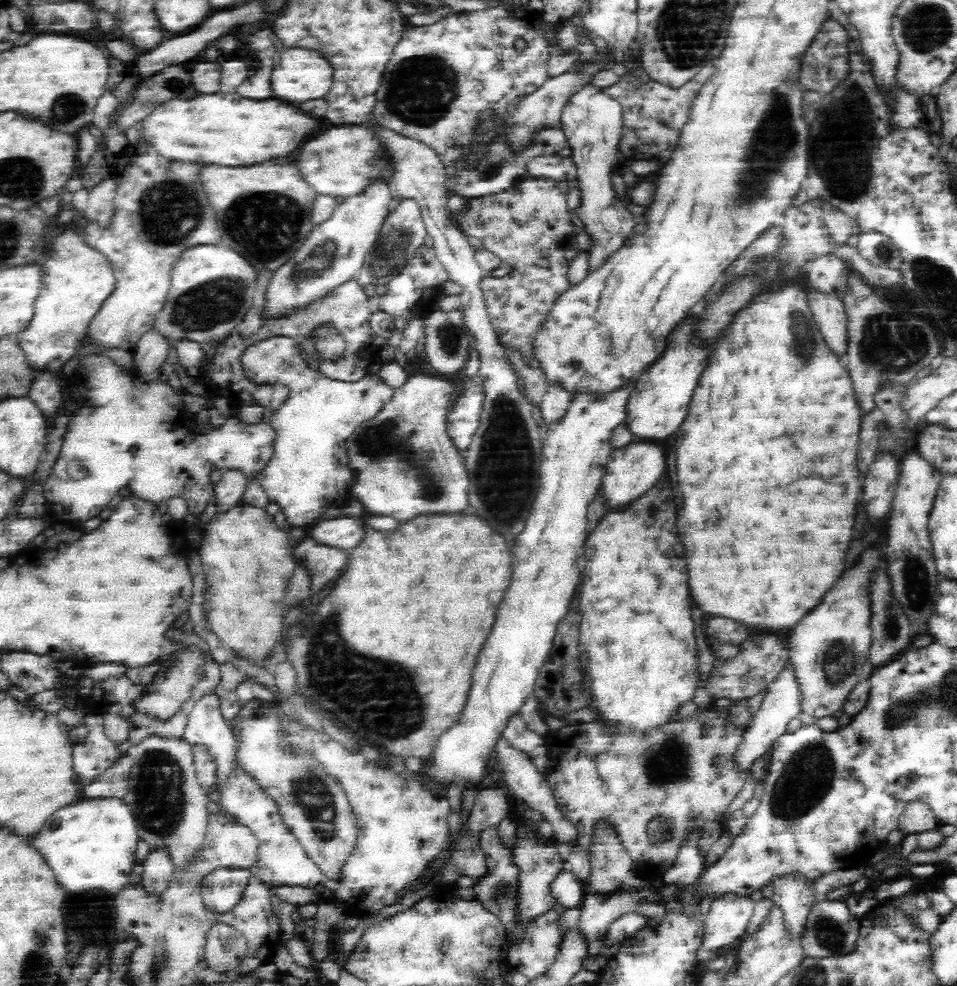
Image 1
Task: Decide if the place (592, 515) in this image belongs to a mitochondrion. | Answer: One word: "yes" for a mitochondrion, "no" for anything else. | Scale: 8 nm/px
no

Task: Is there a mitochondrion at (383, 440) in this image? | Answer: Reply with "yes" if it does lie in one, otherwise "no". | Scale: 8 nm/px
yes

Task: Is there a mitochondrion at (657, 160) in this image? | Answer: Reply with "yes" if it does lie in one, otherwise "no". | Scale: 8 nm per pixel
no

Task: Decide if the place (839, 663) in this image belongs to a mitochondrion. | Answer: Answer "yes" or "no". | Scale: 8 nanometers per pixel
yes

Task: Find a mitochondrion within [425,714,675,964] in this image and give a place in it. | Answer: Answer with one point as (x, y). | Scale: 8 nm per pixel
(502, 892)

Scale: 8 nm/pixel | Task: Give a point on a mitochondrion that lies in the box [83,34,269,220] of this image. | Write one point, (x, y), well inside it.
(179, 85)

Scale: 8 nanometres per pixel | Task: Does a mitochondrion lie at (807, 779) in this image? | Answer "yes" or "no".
yes

